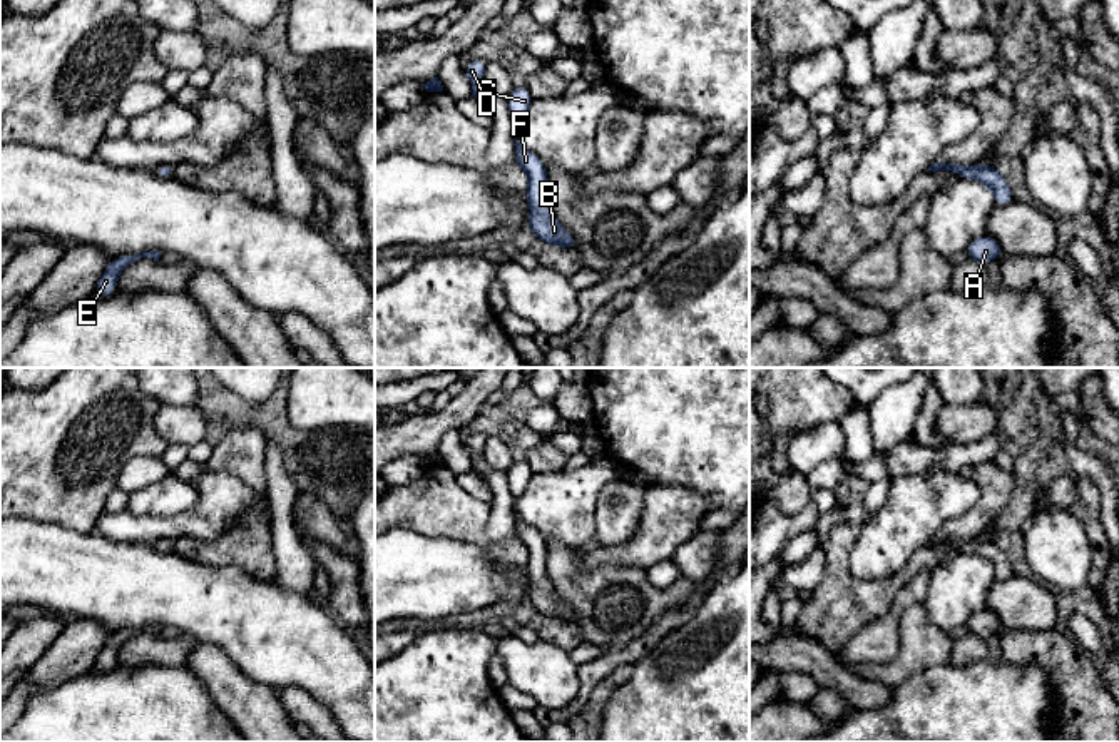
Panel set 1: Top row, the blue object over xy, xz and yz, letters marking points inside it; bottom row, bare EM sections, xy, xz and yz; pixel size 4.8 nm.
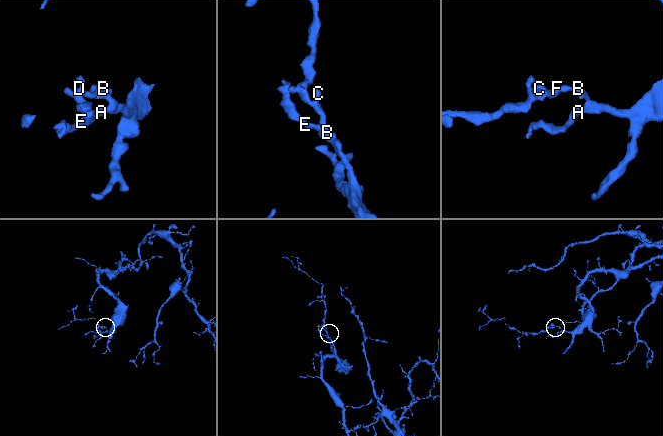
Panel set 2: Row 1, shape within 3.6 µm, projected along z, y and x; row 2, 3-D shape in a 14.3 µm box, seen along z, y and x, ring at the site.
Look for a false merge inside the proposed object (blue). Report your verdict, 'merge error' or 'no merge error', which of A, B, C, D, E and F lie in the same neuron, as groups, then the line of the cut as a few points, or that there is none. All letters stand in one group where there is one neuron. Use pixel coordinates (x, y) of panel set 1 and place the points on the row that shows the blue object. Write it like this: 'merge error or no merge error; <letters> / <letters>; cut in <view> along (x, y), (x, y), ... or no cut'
no merge error; A B C D E F; no cut

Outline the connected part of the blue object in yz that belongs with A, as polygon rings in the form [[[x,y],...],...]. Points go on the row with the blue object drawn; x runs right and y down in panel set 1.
[[[980,236],[968,244],[965,256],[985,266],[989,261],[1000,259],[1004,254],[997,241]]]

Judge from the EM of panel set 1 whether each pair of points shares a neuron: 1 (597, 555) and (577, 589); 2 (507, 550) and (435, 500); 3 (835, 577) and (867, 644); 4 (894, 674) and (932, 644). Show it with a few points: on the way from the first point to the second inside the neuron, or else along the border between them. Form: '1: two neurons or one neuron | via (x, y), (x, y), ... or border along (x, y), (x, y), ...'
1: two neurons | border along (581, 560), (587, 569), (602, 565), (628, 567)
2: one neuron | via (489, 547), (454, 513)
3: two neurons | border along (892, 607), (883, 615), (870, 620), (835, 655)
4: one neuron | via (904, 665), (922, 649)

